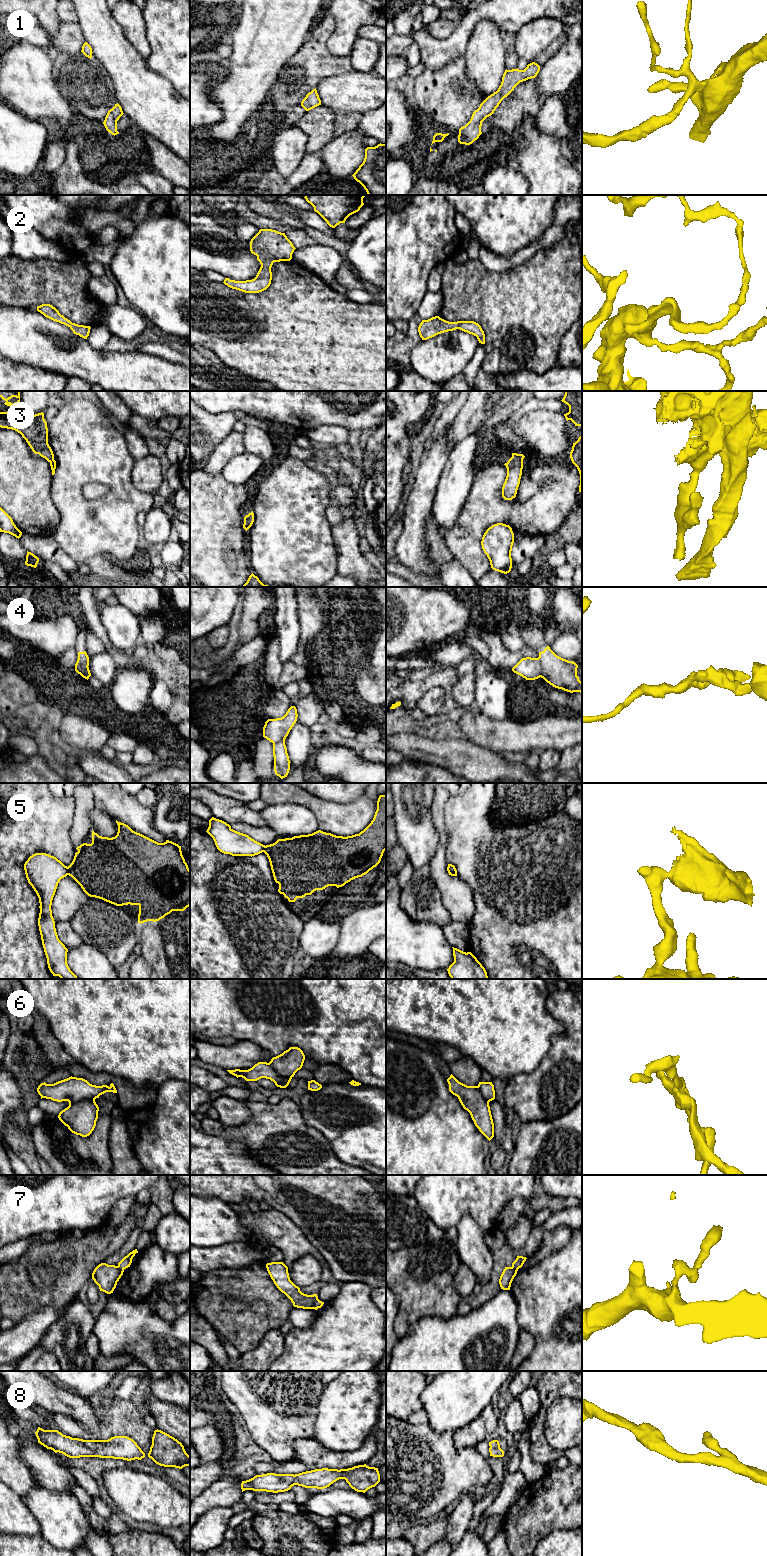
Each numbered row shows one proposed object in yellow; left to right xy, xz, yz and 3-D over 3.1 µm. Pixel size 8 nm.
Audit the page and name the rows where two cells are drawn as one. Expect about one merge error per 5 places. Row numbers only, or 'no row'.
4, 5, 7

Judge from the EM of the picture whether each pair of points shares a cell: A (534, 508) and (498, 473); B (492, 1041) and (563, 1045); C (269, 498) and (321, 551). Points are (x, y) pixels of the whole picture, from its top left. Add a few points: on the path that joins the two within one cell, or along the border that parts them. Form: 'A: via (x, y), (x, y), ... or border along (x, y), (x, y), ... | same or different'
A: via (518, 509), (505, 509), (494, 498), (494, 489) | same
B: border along (559, 1022), (563, 1032), (553, 1037), (539, 1065) | different
C: via (282, 511), (308, 538) | same

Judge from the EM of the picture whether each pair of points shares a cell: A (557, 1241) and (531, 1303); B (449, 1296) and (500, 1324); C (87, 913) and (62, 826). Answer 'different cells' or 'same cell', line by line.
A: different cells
B: different cells
C: different cells

